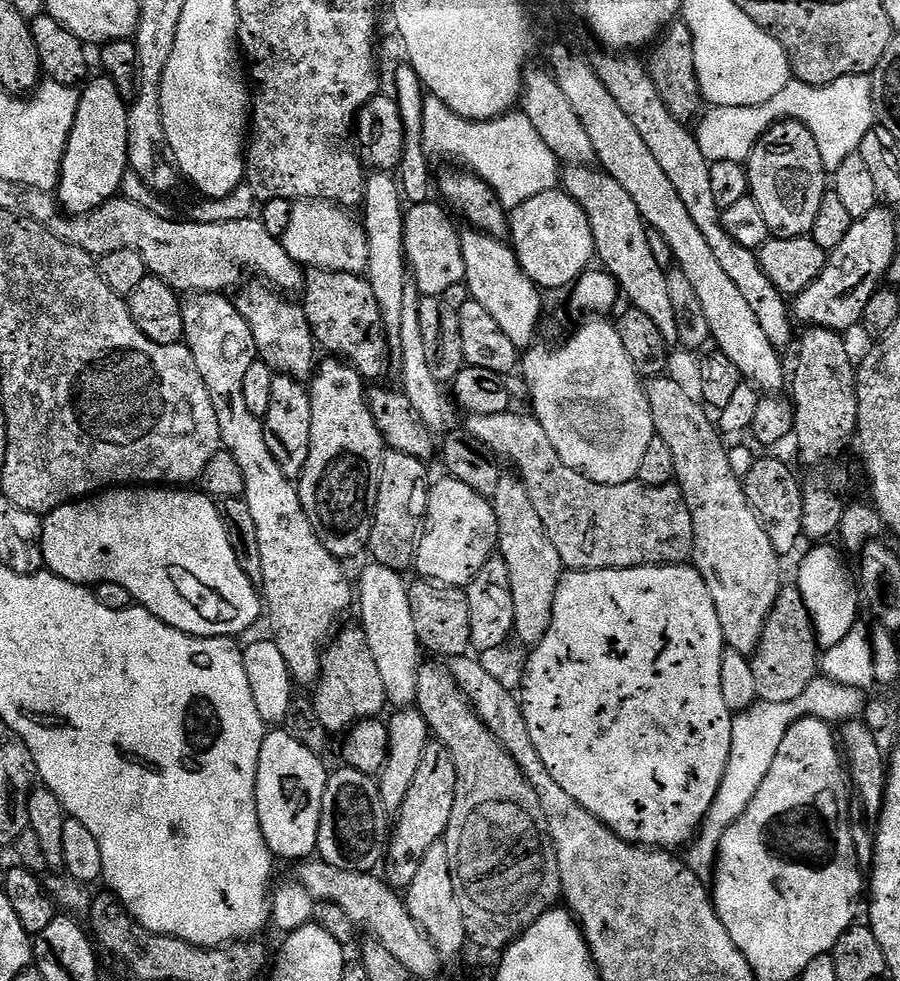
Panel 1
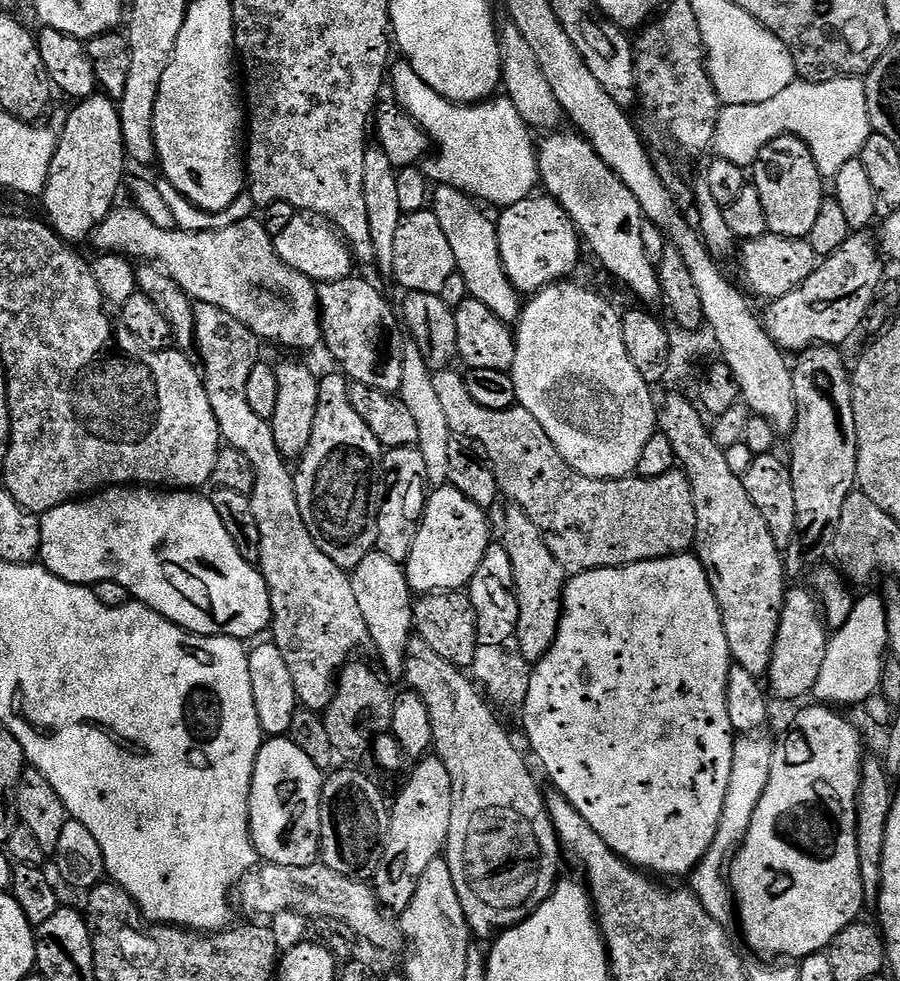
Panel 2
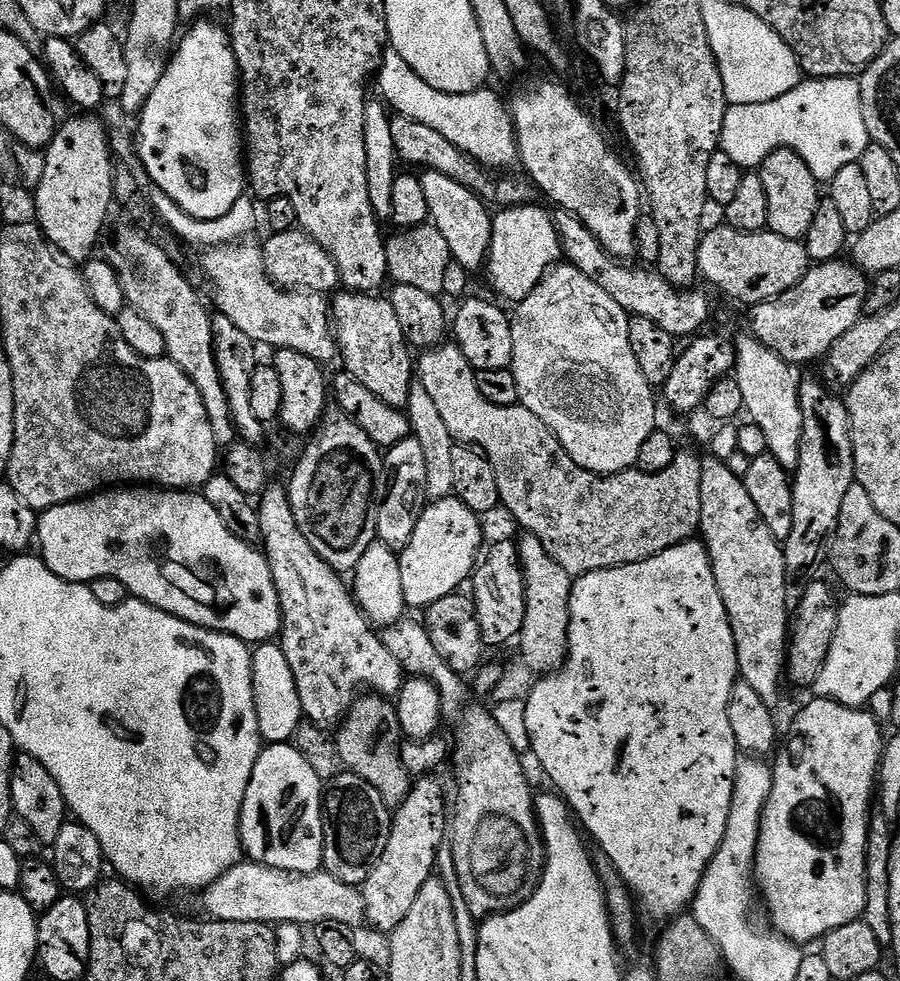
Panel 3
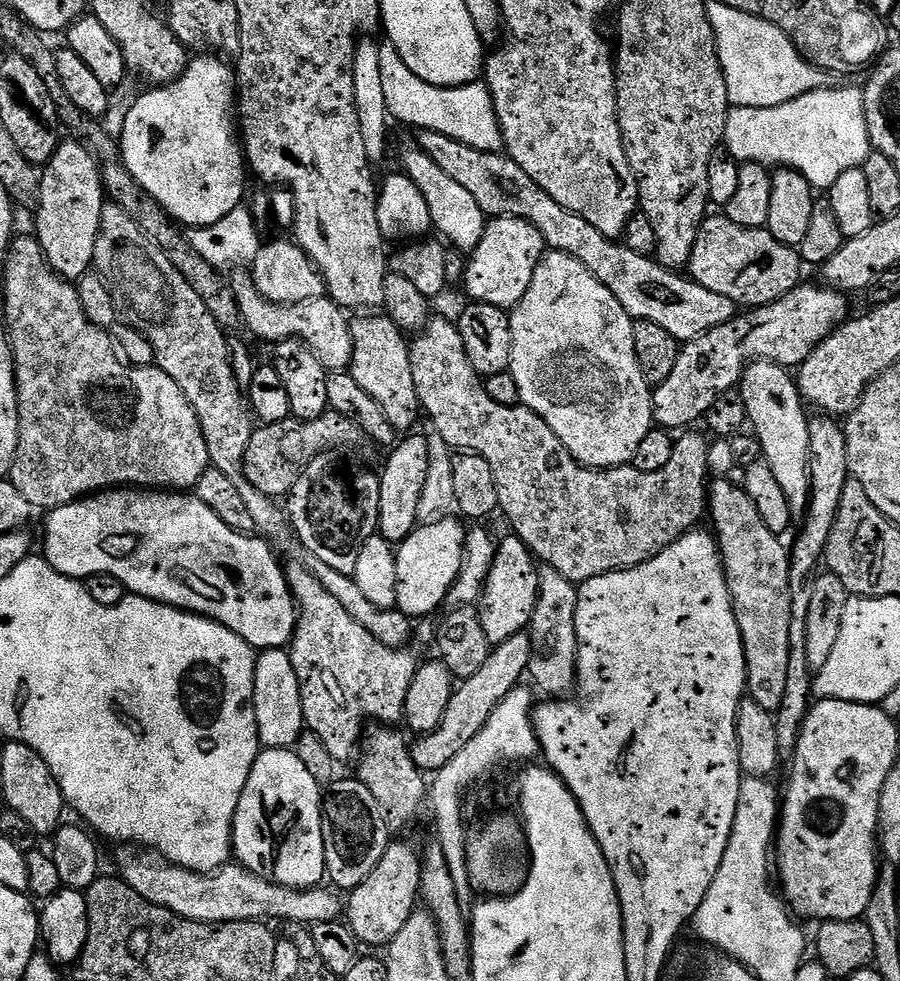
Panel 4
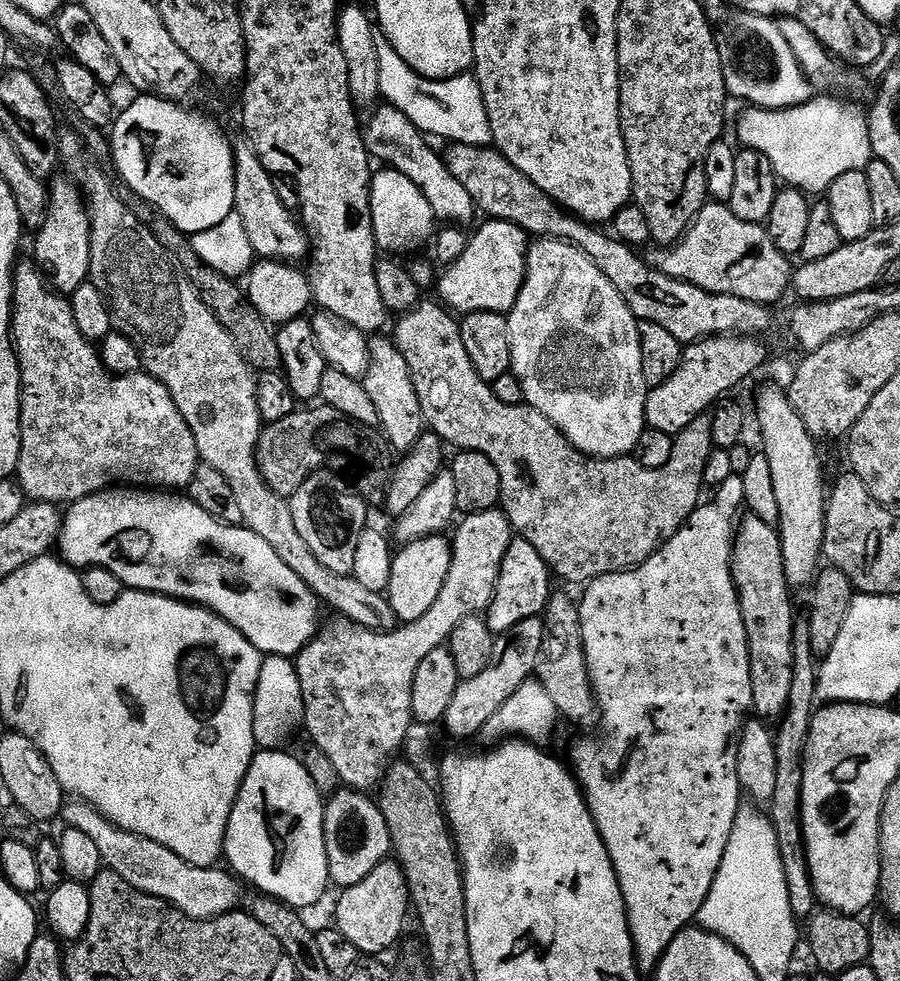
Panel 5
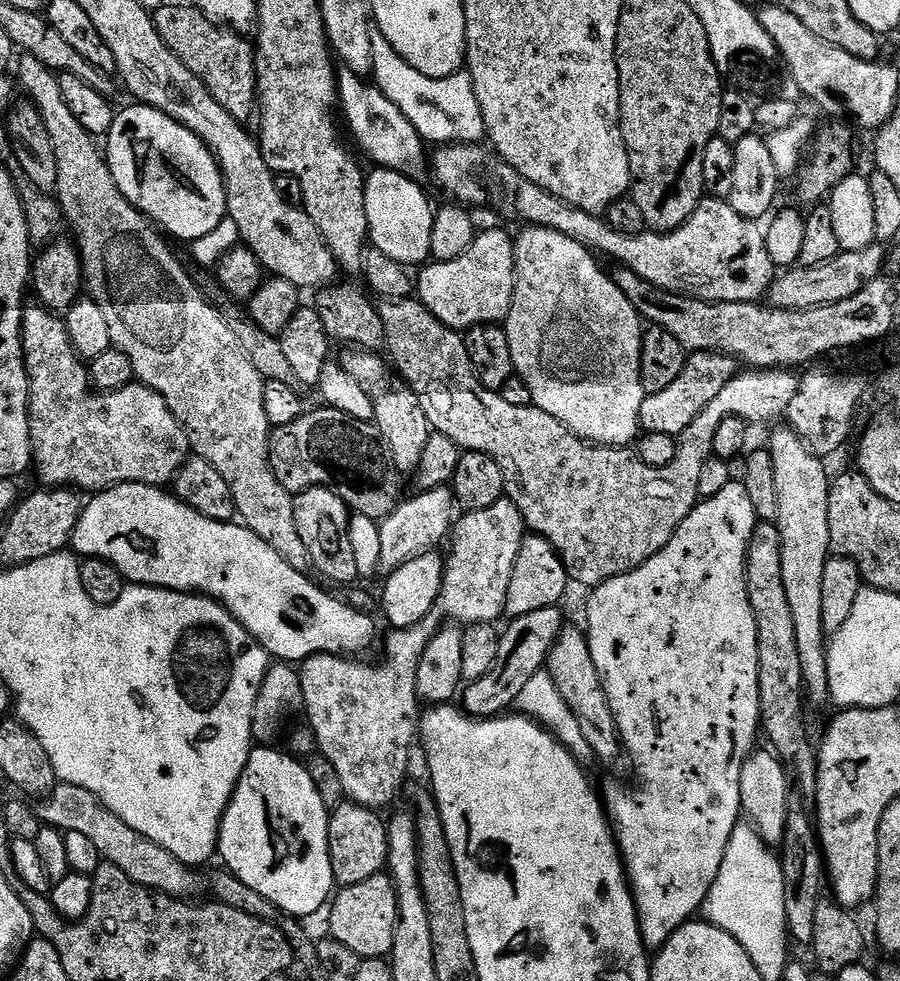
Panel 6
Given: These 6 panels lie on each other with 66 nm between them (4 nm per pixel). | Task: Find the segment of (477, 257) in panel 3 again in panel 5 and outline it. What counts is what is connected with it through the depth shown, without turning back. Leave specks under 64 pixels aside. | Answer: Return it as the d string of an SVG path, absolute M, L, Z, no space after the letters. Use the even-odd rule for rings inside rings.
M391 106L383 107L377 107L371 113L373 116L362 124L362 137L369 157L376 159L377 156L381 165L406 174L406 178L410 178L410 182L414 182L414 186L422 190L426 202L430 202L430 210L434 210L437 221L448 226L467 225L467 220L474 213L474 205L470 194L466 194L466 186L462 186L462 182L458 182L458 178L450 174L443 155L428 145L429 137L419 128L415 128L410 118L406 118L406 114Z

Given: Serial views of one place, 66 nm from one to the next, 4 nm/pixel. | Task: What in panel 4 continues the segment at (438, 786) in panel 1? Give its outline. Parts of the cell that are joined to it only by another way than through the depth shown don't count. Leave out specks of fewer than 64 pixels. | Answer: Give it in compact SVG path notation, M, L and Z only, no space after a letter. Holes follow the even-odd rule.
M389 843L382 862L370 870L370 874L346 896L346 923L356 935L357 941L364 944L387 946L390 941L406 926L406 922L417 911L420 900L420 865L422 856L408 844Z

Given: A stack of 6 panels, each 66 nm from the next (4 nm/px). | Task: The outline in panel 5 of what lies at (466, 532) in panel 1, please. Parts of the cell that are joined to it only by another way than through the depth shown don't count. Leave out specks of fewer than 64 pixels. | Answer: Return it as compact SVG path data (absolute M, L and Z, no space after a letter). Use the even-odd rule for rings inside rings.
M444 534L415 540L393 555L386 595L397 621L413 624L422 618L422 614L426 614L426 610L430 610L430 606L434 606L434 602L438 602L442 586L446 586L446 574L450 574L451 561L452 541Z

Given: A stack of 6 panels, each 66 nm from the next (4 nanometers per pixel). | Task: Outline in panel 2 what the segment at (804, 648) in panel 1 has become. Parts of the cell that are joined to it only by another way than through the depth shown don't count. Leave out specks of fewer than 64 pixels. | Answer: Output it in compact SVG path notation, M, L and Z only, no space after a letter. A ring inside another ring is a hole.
M789 587L785 591L774 654L768 667L767 687L771 695L776 695L780 700L800 700L804 695L808 696L818 682L819 671L822 670L823 659L826 658L830 636L815 595L807 587L804 588Z

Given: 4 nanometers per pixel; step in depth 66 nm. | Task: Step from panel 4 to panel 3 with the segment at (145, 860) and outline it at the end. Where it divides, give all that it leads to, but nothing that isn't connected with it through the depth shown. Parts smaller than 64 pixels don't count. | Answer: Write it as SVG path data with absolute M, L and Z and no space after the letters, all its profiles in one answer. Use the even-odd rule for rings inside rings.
M241 862L235 864L226 874L222 874L211 886L203 889L204 908L213 920L226 922L258 922L259 924L298 924L314 926L318 922L342 922L353 930L365 923L364 894L355 884L347 884L330 873L317 870L303 876L300 872L287 872L287 867L273 866L268 862Z

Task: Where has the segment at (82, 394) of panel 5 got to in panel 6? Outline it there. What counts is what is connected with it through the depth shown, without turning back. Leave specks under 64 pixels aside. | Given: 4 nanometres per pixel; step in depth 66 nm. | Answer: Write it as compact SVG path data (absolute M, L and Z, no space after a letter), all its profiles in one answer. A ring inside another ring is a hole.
M25 307L20 337L24 343L24 366L28 369L32 464L45 489L66 488L95 494L105 488L115 488L118 484L168 486L175 481L181 466L190 456L188 435L160 395L139 382L127 384L113 392L90 390L85 361L73 350L63 319L47 308Z

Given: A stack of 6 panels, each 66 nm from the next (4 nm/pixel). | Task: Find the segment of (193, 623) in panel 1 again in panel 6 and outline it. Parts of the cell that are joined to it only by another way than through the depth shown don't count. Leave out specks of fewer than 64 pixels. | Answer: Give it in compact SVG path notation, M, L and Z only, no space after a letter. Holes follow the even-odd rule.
M118 484L115 488L105 488L103 492L95 493L91 497L92 500L83 505L80 521L72 535L71 547L75 549L81 557L95 558L104 560L108 564L113 564L118 571L123 574L125 581L131 582L136 586L145 588L164 588L167 592L187 592L189 594L199 594L209 597L221 605L223 611L245 628L251 639L255 640L261 648L267 650L269 657L275 658L280 662L303 662L311 658L311 656L338 656L345 658L356 658L364 652L372 644L372 639L376 636L376 624L370 620L367 613L354 609L349 603L335 600L328 592L323 592L318 585L312 580L304 577L305 573L301 569L290 566L286 561L278 555L274 549L266 542L262 542L262 538L258 538L258 534L254 534L249 528L245 528L240 522L225 522L222 520L211 520L202 514L198 514L198 510L194 510L190 506L183 504L181 500L176 499L171 491L165 490L163 487L155 484Z

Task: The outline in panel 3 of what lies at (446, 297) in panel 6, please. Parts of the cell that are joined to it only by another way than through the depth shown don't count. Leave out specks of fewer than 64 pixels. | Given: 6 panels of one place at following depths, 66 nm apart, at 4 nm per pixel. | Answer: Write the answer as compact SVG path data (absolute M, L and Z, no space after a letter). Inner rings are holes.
M529 202L497 211L493 215L492 241L488 251L486 273L488 272L489 278L492 279L497 292L495 295L501 301L525 300L561 260L560 235L551 211L548 213L539 208L536 202Z

